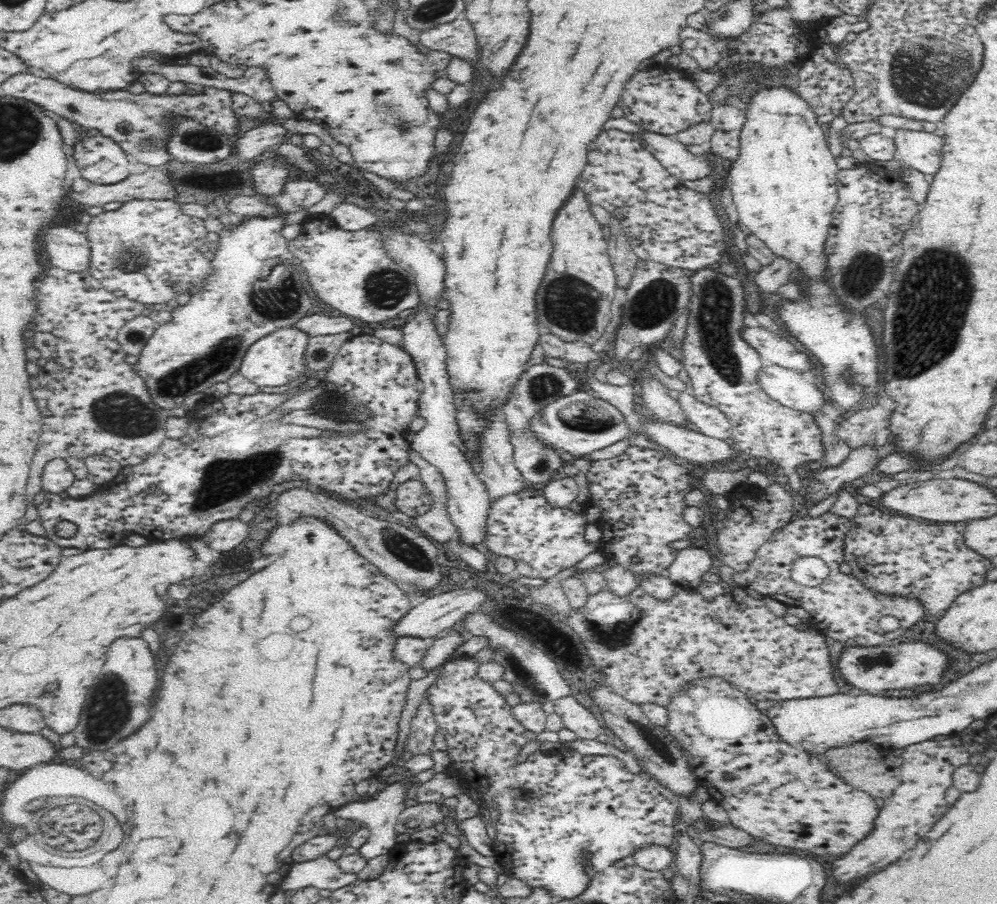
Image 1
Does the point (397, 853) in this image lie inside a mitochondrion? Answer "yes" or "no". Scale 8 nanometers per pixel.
no

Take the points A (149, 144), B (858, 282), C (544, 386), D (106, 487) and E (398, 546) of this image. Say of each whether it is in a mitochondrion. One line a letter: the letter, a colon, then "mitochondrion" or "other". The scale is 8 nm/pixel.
A: mitochondrion
B: mitochondrion
C: mitochondrion
D: other
E: mitochondrion

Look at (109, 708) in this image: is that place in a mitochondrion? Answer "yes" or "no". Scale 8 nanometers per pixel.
yes

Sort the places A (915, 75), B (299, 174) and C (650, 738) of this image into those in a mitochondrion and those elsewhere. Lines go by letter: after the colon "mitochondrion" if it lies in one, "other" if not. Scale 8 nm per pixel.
A: mitochondrion
B: other
C: mitochondrion

